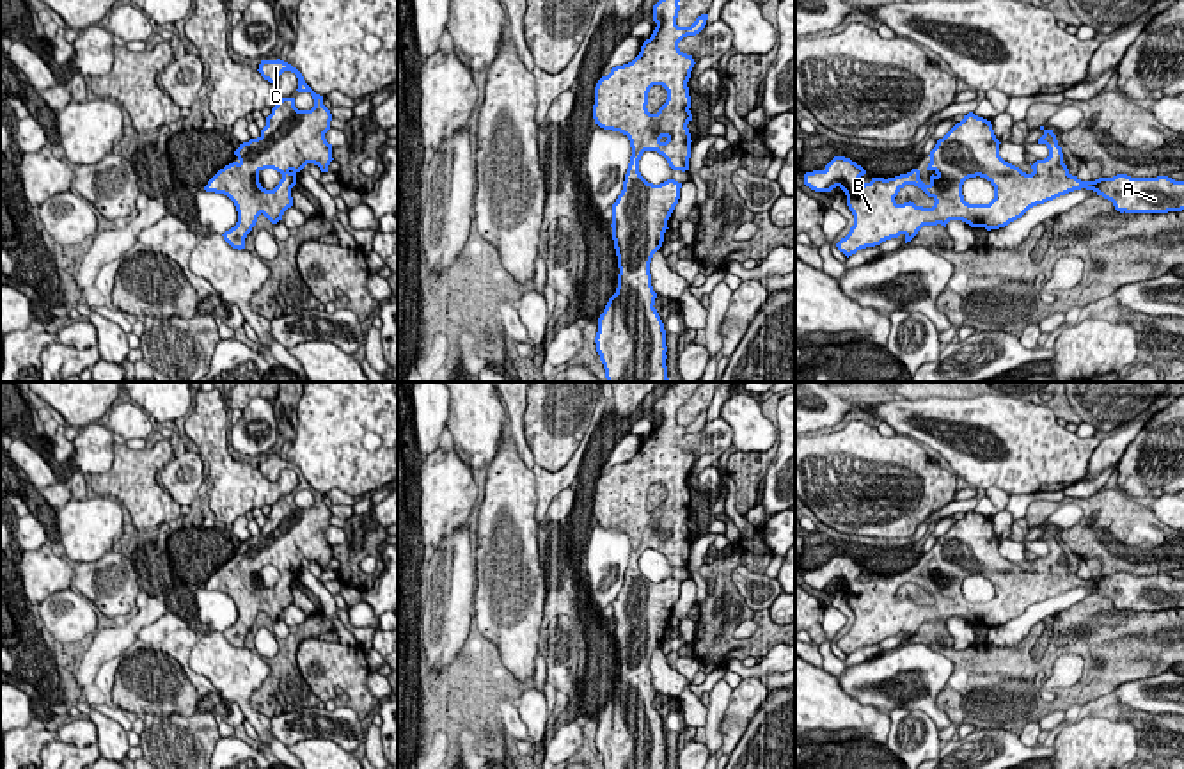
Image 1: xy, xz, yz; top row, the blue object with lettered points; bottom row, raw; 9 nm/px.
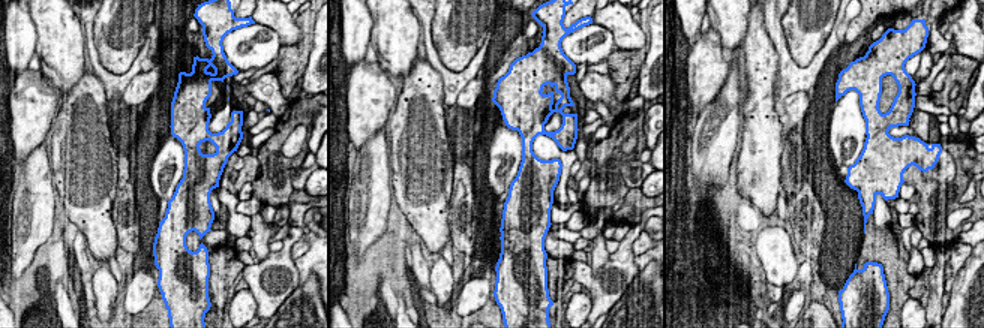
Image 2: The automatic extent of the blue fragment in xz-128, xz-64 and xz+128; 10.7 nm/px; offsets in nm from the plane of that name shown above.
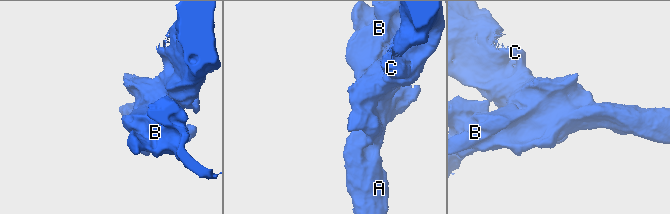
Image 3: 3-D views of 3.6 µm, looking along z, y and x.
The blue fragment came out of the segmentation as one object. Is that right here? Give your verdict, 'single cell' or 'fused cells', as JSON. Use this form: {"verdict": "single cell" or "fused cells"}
{"verdict": "single cell"}

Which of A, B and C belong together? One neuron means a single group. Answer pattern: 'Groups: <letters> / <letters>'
Groups: A B C

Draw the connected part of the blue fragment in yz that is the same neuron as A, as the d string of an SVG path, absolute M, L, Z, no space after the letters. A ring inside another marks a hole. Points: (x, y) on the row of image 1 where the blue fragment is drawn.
M969 112L930 151L930 183L920 179L920 170L895 178L872 178L859 185L866 170L845 156L834 156L824 170L804 174L804 185L815 192L840 186L854 215L854 226L836 247L847 258L861 249L905 236L911 242L923 226L944 226L962 220L971 227L999 229L1021 218L1030 208L1044 204L1074 190L1093 190L1111 201L1120 213L1168 213L1184 210L1184 181L1168 176L1131 178L1117 174L1095 181L1081 181L1063 163L1063 153L1053 130L1040 126L1049 156L1037 160L1031 174L999 156L999 140L991 121ZM969 178L985 178L994 186L989 204L964 201L962 185ZM905 185L921 188L935 202L932 208L914 202L898 204L895 197Z

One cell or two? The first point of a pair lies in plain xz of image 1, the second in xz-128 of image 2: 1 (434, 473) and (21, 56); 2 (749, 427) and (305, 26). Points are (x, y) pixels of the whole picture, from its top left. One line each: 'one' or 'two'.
1: two
2: two

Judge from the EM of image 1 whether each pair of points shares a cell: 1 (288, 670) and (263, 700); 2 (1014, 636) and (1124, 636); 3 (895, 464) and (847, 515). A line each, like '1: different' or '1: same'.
1: same
2: different
3: same

